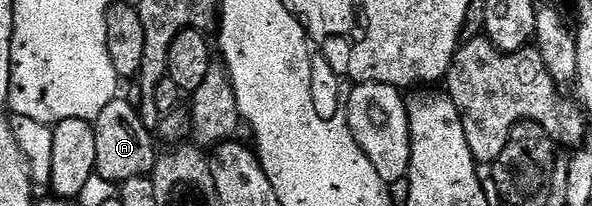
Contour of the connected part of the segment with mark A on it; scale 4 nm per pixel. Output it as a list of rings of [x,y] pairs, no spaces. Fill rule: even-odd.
[[[118,98],[103,106],[103,110],[95,117],[96,175],[105,180],[122,182],[152,173],[159,159],[159,152],[153,149],[154,133],[149,131],[141,121],[141,113],[133,108],[124,98]]]

